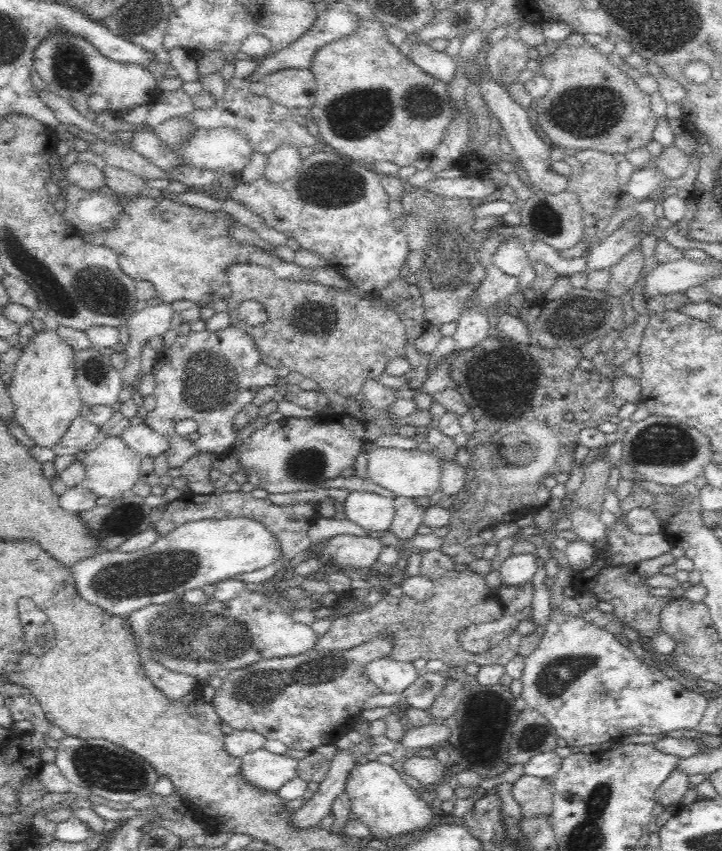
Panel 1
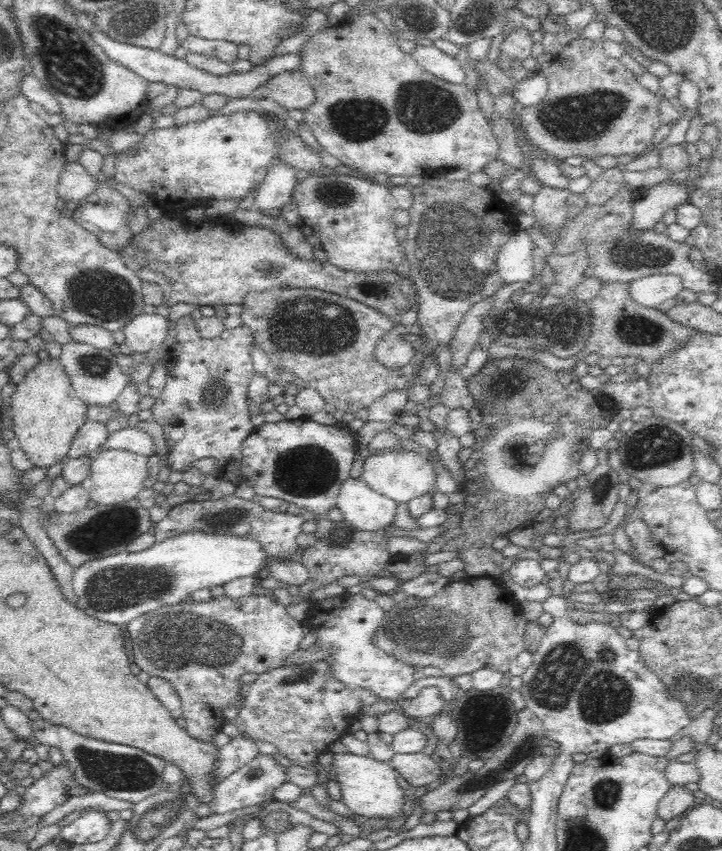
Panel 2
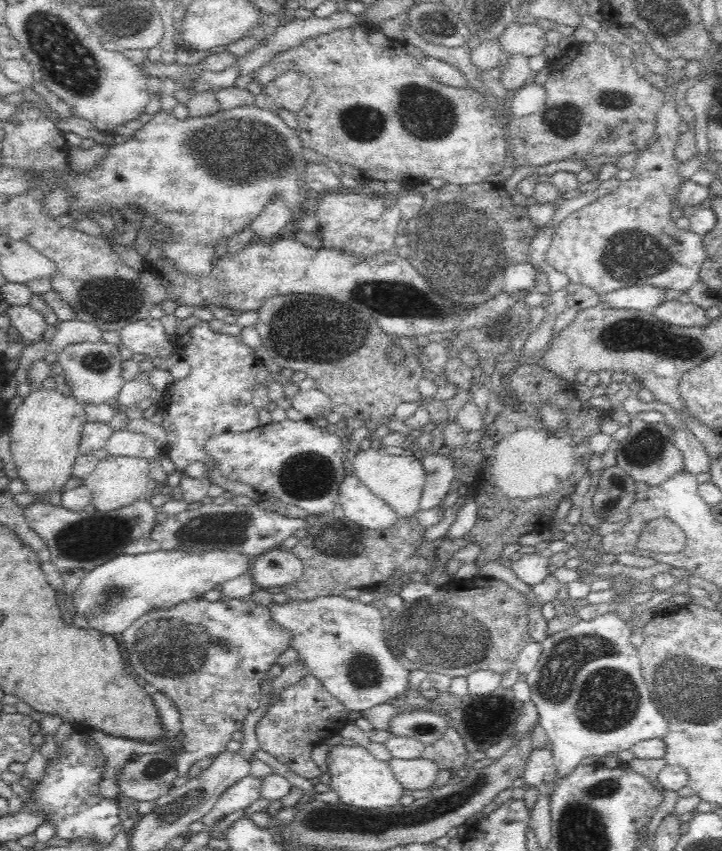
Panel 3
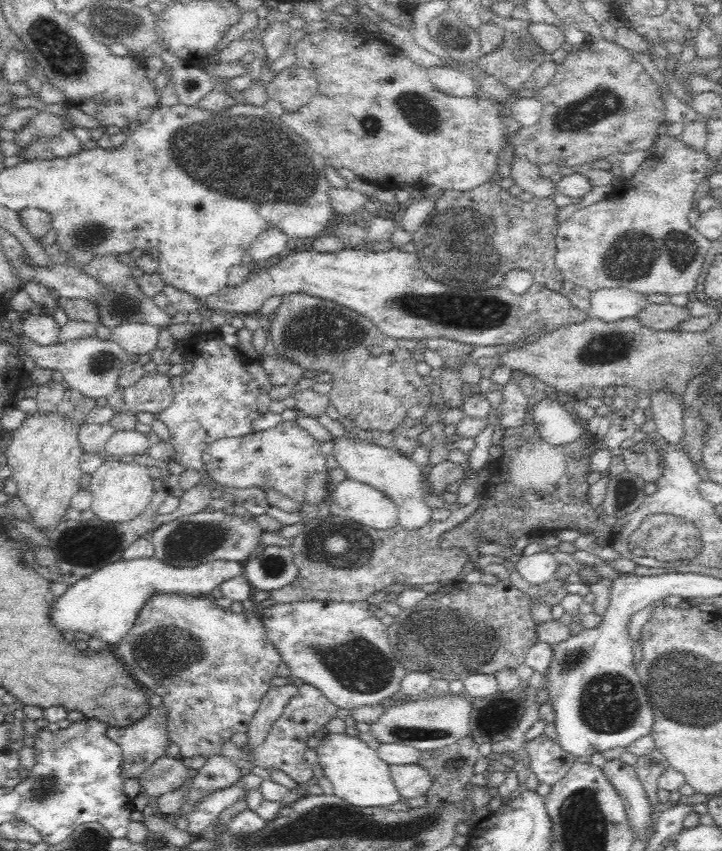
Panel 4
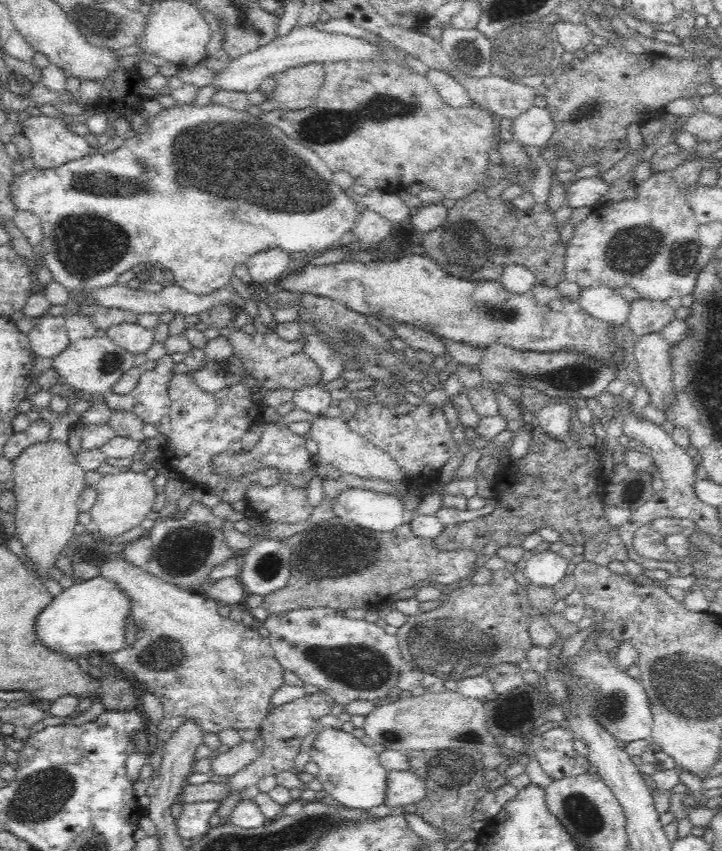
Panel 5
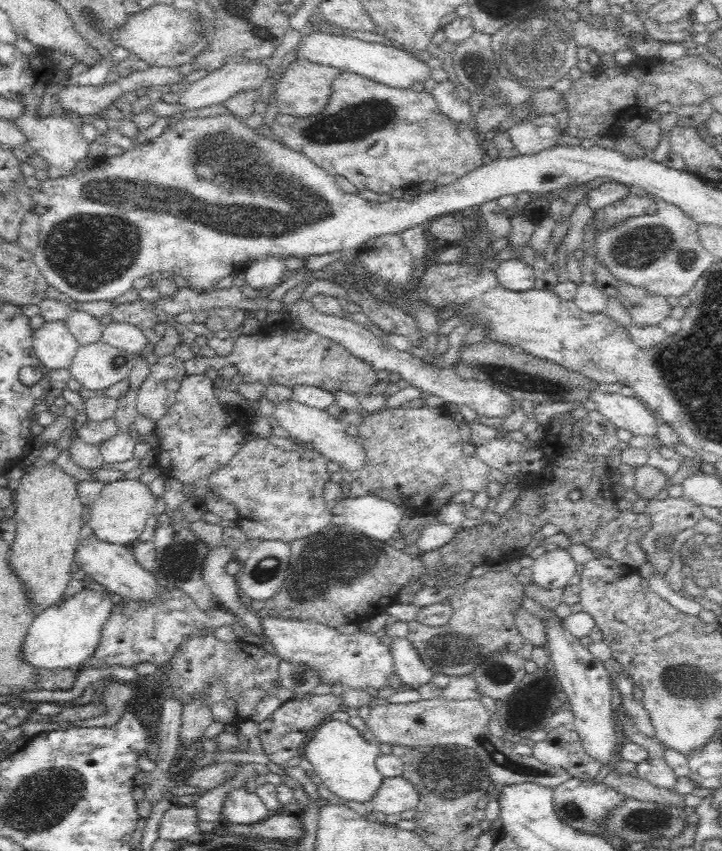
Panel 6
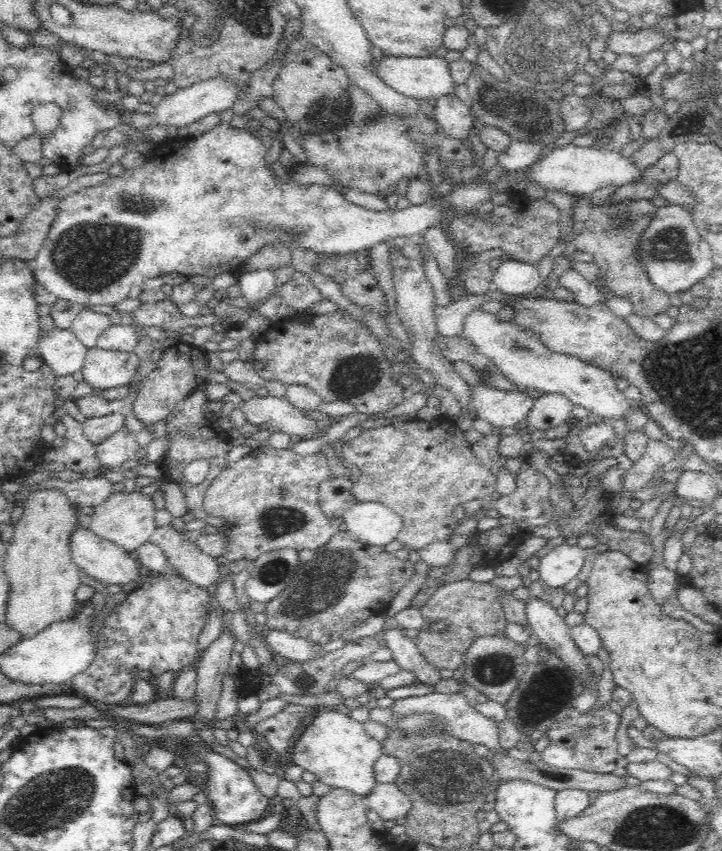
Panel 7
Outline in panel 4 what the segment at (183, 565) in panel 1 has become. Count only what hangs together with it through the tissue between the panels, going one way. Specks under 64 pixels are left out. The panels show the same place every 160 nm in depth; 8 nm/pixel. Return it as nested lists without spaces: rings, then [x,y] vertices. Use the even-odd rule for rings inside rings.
[[[154,557],[138,560],[122,559],[103,566],[90,576],[69,586],[55,599],[50,620],[58,632],[73,635],[75,632],[83,632],[91,638],[98,638],[115,647],[134,626],[140,609],[152,592],[206,597],[222,583],[242,575],[243,565],[241,562],[215,560],[192,568],[180,568],[170,566]]]

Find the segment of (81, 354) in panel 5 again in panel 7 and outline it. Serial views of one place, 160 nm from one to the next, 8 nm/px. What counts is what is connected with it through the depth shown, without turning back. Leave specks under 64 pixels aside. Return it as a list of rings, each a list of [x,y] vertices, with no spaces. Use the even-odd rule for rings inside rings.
[[[89,349],[82,374],[91,387],[104,391],[128,385],[137,374],[140,360],[134,352]]]

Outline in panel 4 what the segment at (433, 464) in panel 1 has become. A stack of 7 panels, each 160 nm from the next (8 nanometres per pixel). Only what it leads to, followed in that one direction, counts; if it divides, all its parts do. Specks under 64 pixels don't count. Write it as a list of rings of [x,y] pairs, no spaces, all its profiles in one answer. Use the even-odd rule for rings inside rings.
[[[346,436],[335,437],[334,447],[330,454],[342,471],[346,473],[346,478],[368,484],[387,494],[397,506],[398,525],[405,530],[420,530],[430,526],[432,521],[432,509],[424,502],[425,494],[422,491],[421,469],[404,455],[398,454],[388,445],[374,444]]]

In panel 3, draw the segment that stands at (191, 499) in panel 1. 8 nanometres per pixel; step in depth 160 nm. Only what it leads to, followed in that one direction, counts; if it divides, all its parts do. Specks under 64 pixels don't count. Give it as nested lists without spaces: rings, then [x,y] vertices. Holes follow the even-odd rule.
[[[227,502],[224,505],[207,503],[200,509],[180,512],[163,518],[149,535],[151,540],[160,544],[162,550],[184,550],[192,554],[212,552],[213,550],[228,550],[240,552],[254,559],[270,548],[280,548],[283,542],[293,536],[297,530],[310,530],[306,514],[305,518],[287,518],[256,503],[235,506]]]

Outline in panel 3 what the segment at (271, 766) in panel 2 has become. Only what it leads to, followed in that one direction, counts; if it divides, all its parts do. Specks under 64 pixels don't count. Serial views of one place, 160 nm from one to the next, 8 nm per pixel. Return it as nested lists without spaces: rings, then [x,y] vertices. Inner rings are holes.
[[[252,775],[241,778],[220,795],[216,804],[202,816],[200,822],[210,829],[227,814],[247,808],[260,799],[260,782],[260,779]]]

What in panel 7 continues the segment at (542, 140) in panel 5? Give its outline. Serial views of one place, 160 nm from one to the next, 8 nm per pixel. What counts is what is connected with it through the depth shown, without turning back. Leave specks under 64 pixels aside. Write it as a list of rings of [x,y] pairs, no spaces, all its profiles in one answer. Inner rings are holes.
[[[513,140],[504,152],[498,153],[496,165],[499,165],[503,172],[526,169],[538,160],[540,152],[540,143]]]

